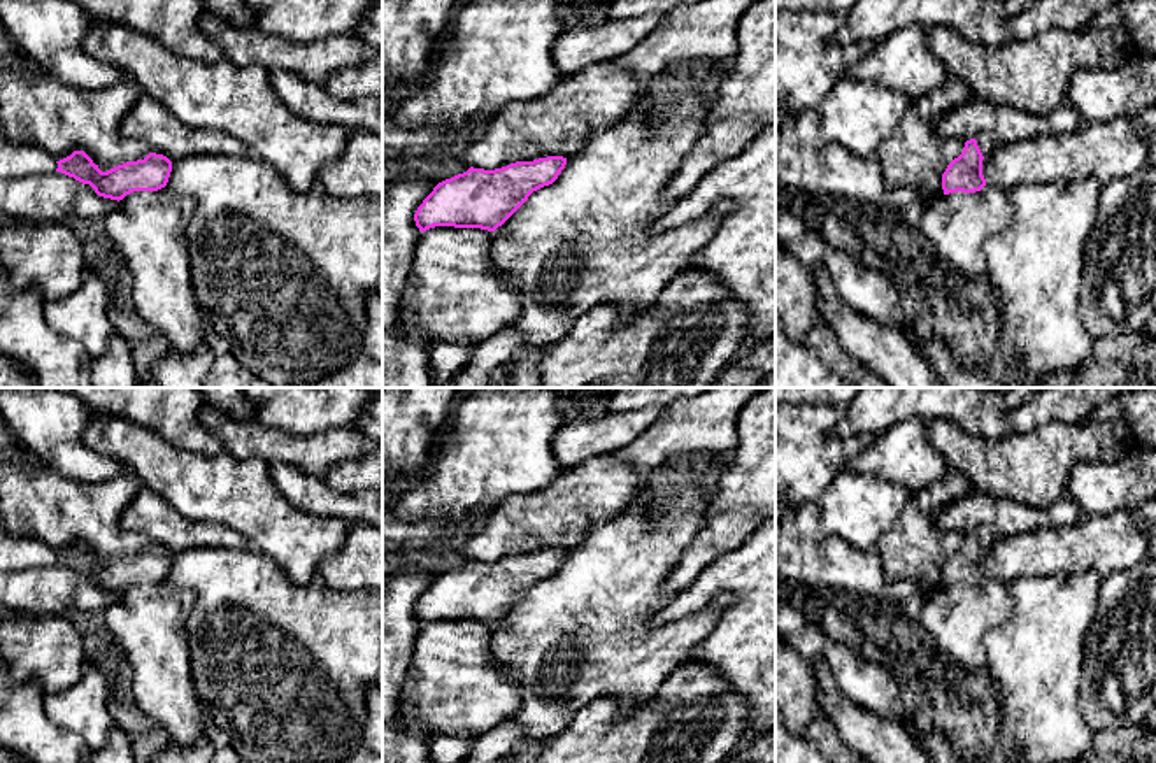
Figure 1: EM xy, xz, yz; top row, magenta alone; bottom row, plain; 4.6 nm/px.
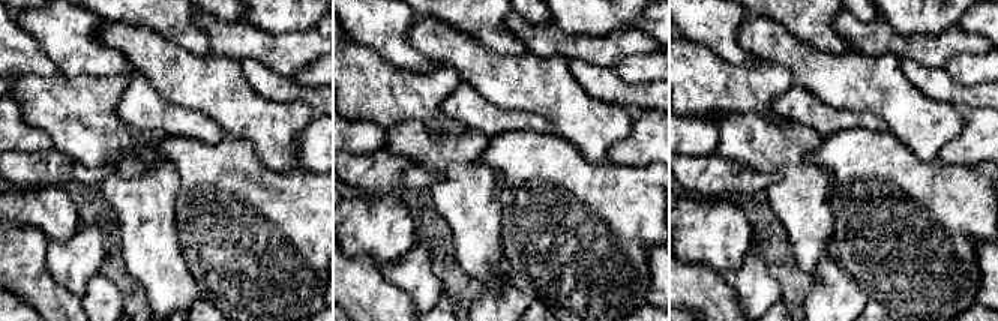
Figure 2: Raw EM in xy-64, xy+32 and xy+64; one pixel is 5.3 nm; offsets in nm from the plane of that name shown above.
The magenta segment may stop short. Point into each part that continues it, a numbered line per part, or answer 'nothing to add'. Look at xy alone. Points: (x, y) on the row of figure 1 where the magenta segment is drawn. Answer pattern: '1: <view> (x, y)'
1: xy (148, 228)

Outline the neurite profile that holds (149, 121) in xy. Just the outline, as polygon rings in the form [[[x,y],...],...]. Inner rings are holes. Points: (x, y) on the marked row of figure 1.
[[[146,93],[123,118],[121,133],[130,140],[140,140],[149,153],[163,154],[170,161],[196,154],[233,158],[249,154],[247,146],[237,137],[219,130],[182,125],[161,102]]]

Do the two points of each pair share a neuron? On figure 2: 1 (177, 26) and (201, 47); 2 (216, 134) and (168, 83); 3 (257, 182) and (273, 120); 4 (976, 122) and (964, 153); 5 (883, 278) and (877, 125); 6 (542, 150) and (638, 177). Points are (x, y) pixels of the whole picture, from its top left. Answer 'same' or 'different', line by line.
1: same
2: different
3: different
4: same
5: different
6: same

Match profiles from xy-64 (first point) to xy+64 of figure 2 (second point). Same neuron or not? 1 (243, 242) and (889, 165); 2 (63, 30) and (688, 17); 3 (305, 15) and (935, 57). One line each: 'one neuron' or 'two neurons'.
1: one neuron
2: one neuron
3: two neurons

